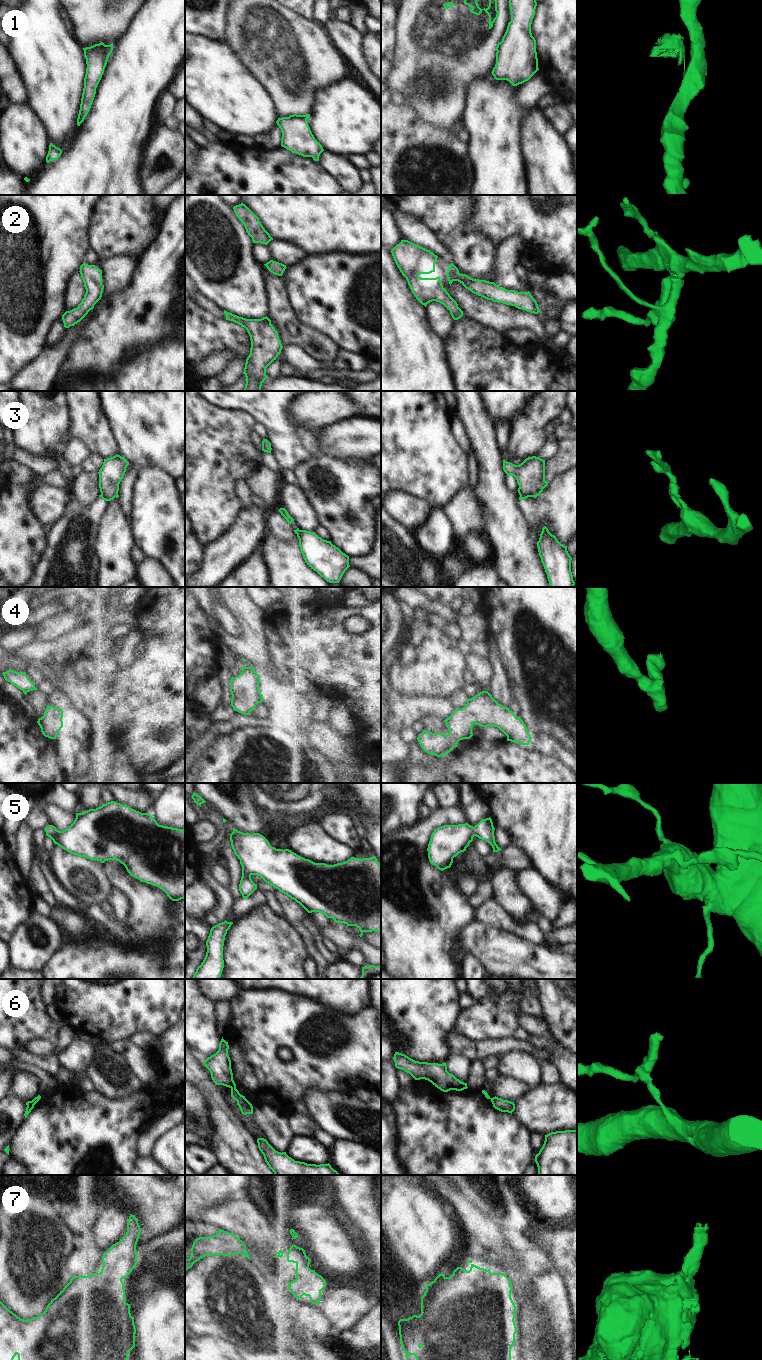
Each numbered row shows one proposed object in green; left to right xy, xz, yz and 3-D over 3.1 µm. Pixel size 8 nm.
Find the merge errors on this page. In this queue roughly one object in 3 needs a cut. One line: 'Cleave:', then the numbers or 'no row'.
Cleave: 1, 3, 6.

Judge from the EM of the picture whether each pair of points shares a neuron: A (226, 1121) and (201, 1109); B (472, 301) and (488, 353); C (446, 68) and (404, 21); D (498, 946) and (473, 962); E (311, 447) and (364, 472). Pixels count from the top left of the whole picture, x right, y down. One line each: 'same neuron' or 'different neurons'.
A: different neurons
B: different neurons
C: same neuron
D: different neurons
E: different neurons

